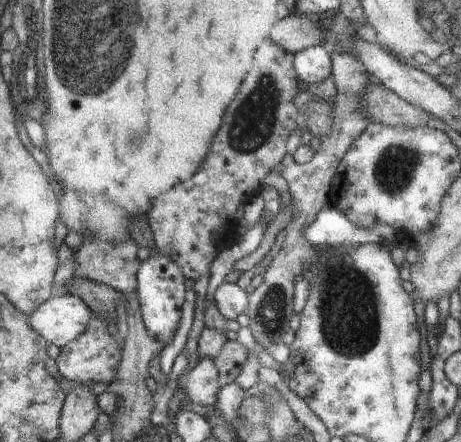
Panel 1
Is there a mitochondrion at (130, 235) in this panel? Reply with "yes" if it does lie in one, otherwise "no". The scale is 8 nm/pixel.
no

